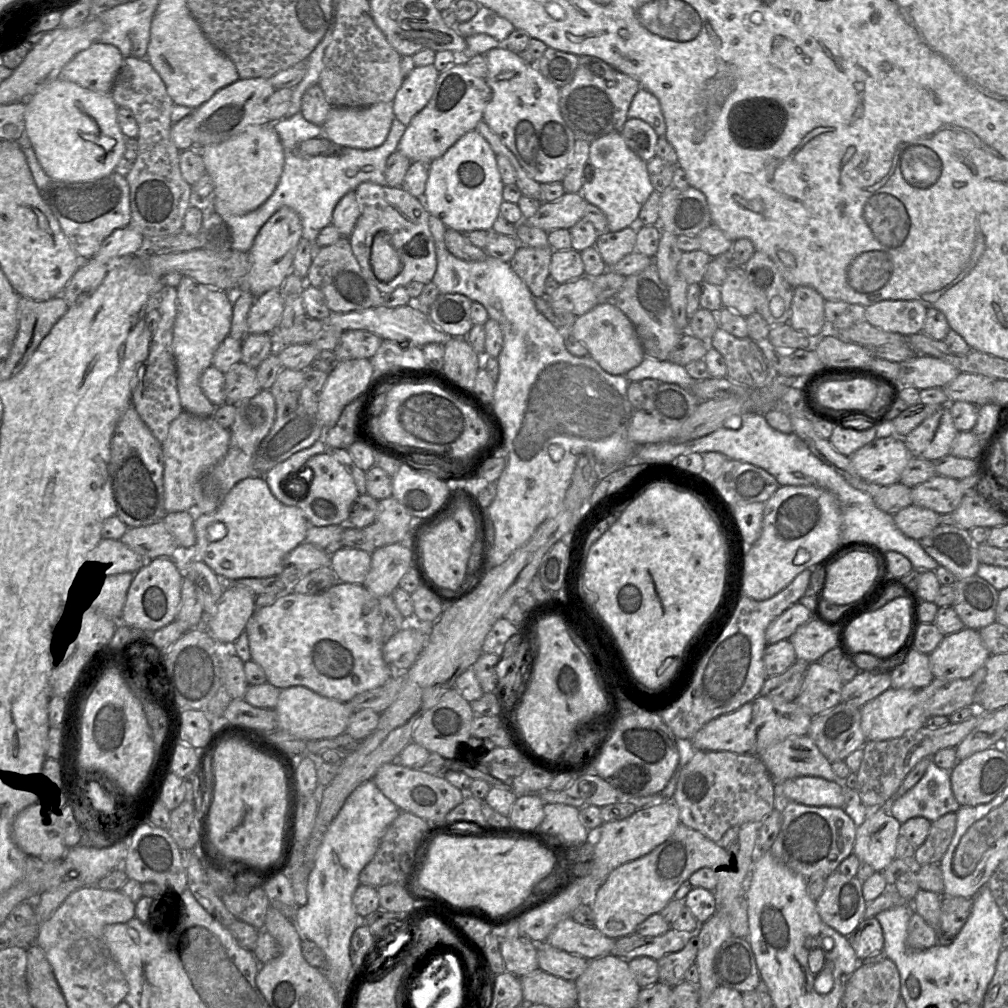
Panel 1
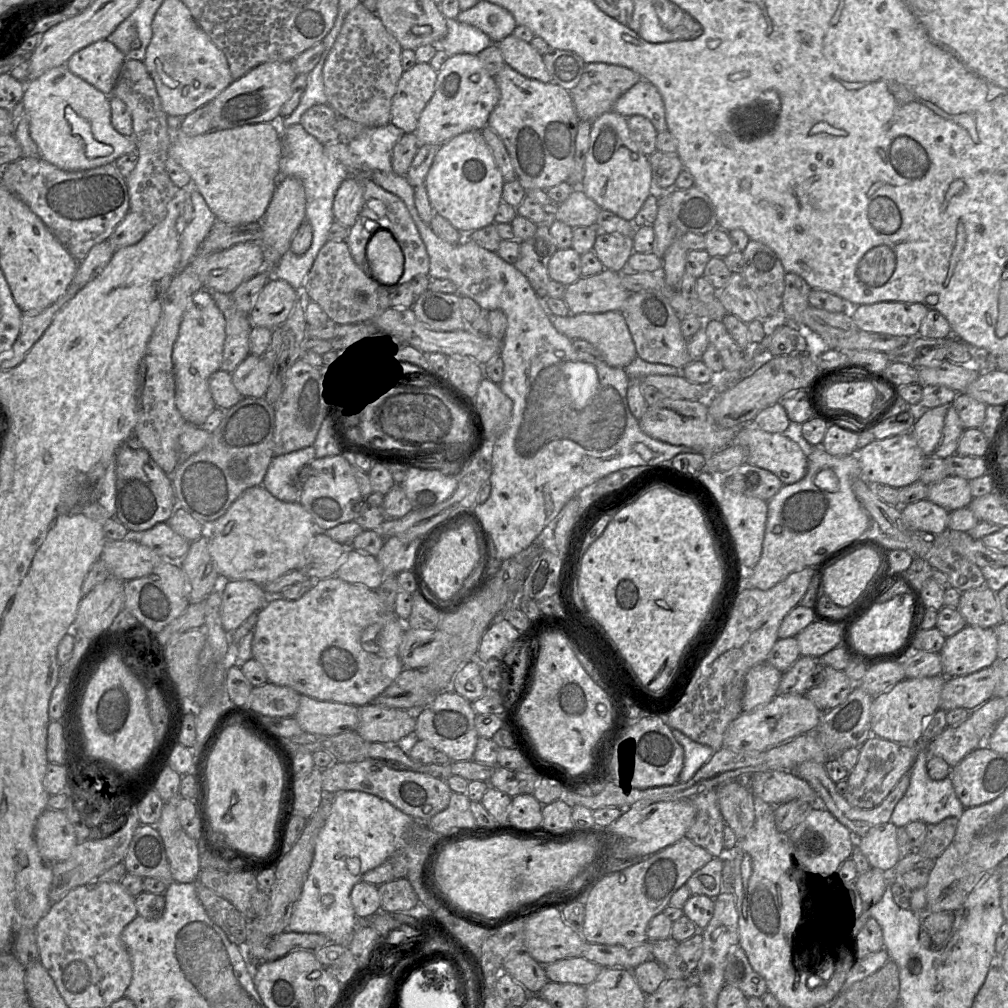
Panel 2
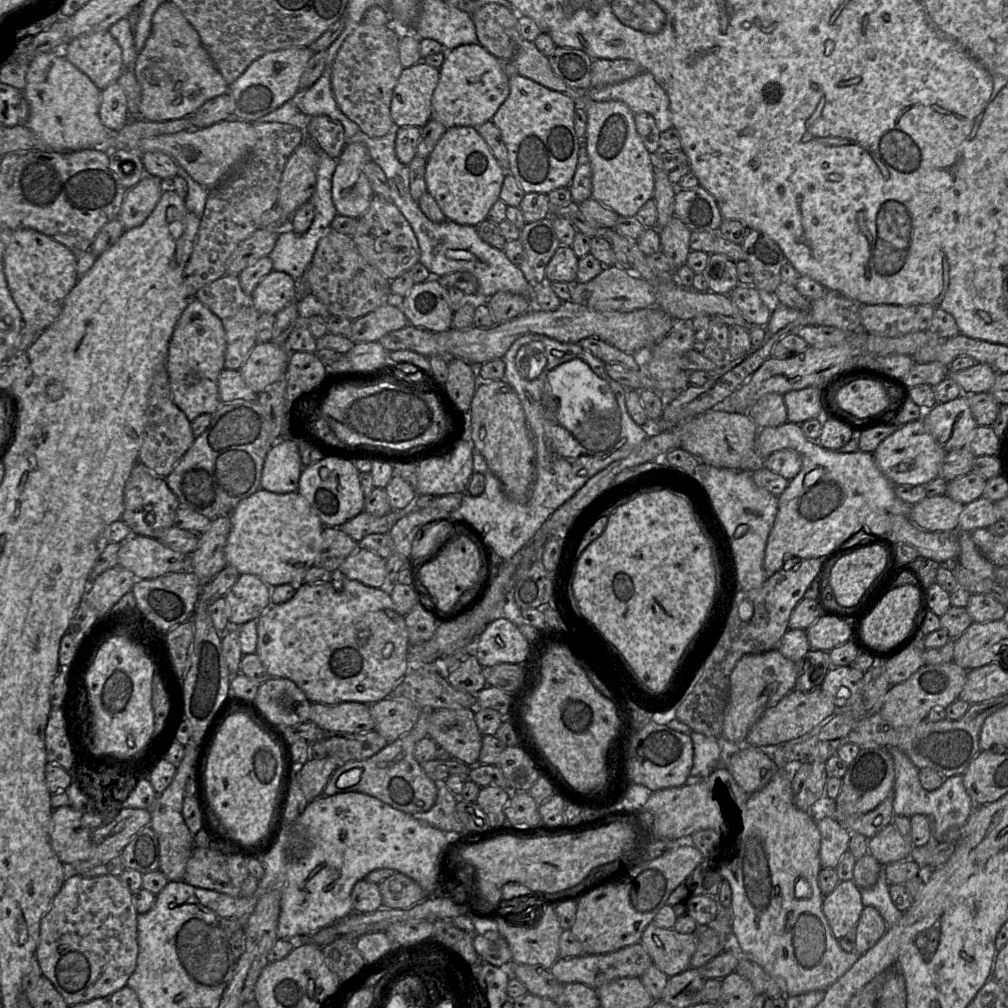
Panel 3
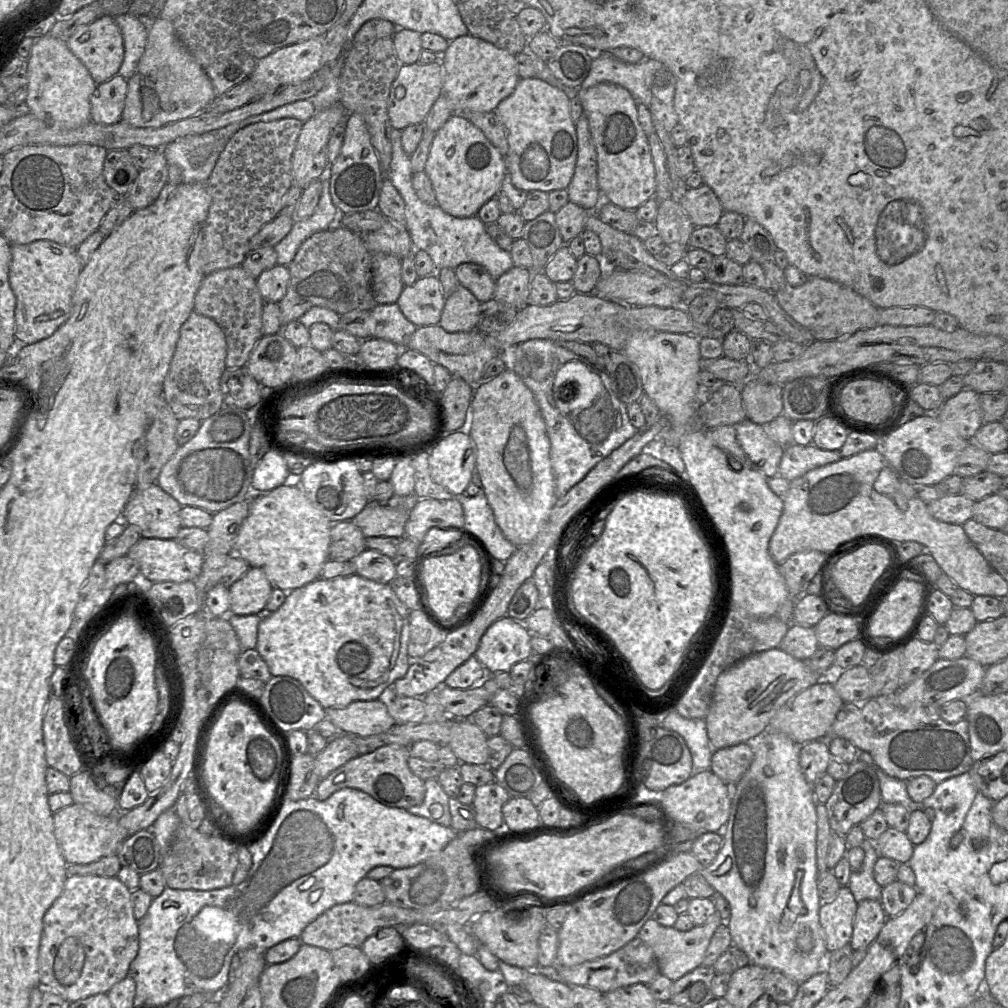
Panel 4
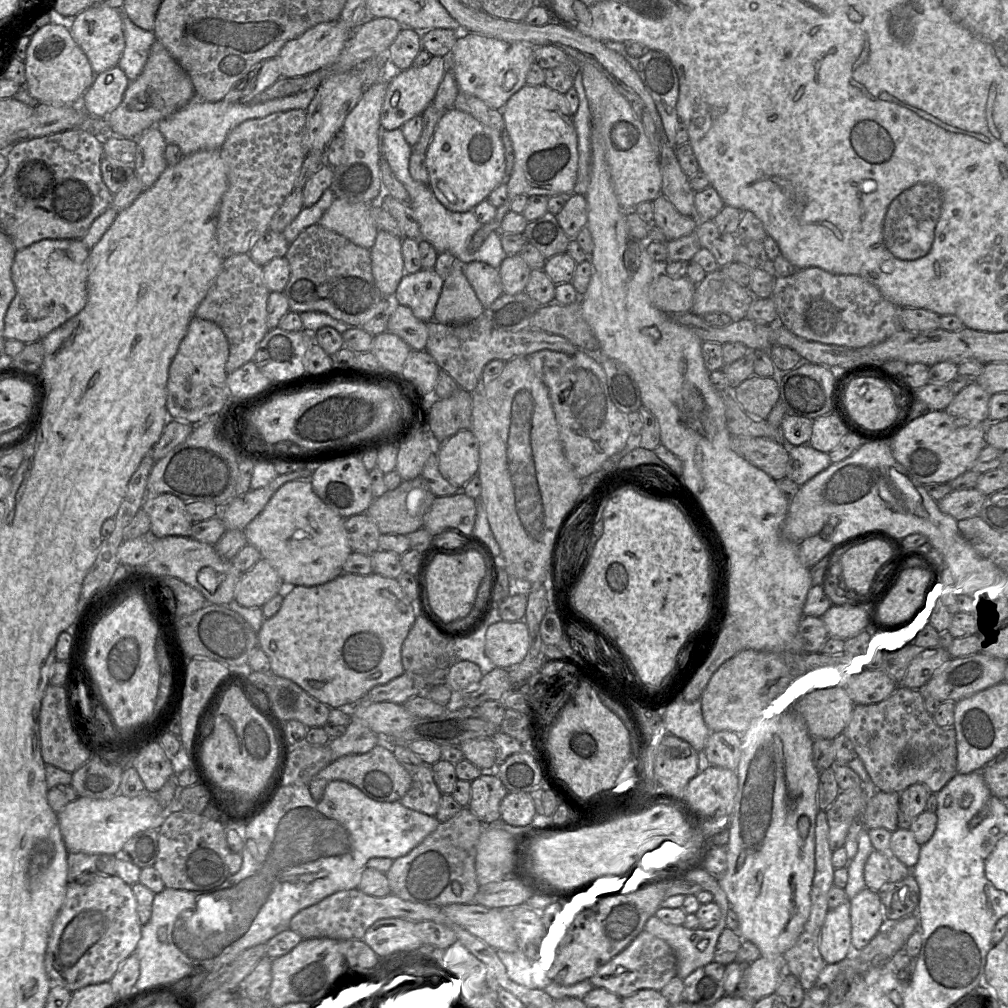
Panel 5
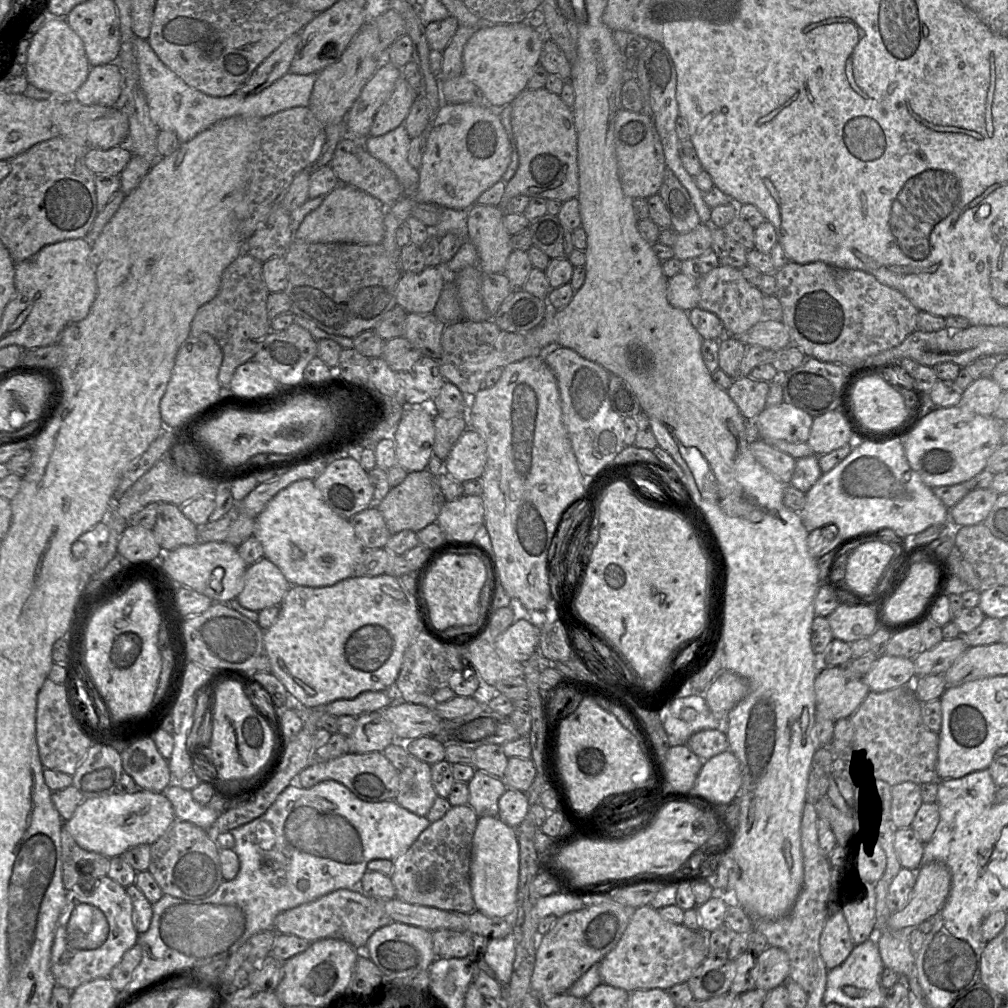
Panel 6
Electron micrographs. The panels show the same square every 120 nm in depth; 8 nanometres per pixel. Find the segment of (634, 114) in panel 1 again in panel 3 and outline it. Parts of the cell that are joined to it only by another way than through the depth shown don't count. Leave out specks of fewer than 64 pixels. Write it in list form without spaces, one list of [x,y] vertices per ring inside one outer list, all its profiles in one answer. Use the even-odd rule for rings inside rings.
[[[647,71],[620,83],[589,88],[587,95],[594,101],[621,101],[633,114],[650,114],[660,132],[673,127],[668,95]]]

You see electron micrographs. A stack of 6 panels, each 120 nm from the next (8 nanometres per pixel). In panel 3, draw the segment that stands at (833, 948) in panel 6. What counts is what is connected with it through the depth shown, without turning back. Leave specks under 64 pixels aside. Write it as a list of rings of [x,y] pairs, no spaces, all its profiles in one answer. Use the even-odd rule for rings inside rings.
[[[853,880],[840,881],[830,894],[824,896],[822,910],[838,940],[860,919],[864,908],[860,890]]]

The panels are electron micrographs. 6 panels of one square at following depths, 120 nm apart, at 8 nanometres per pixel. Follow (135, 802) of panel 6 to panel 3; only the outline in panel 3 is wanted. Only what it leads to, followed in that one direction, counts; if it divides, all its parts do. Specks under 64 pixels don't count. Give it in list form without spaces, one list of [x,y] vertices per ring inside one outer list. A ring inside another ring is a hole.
[[[70,806],[52,810],[49,840],[63,864],[86,860],[91,854],[92,830],[82,824],[82,813]]]

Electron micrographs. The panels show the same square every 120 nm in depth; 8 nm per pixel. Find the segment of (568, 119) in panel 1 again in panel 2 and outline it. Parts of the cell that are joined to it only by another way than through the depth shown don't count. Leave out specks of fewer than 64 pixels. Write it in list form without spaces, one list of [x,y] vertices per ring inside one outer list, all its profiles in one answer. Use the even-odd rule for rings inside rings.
[[[587,63],[580,81],[570,90],[579,120],[592,123],[602,114],[612,111],[617,99],[640,79],[641,76],[638,73],[624,66],[608,63]]]

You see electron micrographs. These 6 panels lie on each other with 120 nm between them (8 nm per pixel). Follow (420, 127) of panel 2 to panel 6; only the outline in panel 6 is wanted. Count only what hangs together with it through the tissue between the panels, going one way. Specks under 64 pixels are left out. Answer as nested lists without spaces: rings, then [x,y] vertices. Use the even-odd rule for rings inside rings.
[[[525,22],[486,24],[467,41],[463,50],[463,75],[483,93],[487,104],[496,110],[510,104],[523,90],[539,64],[546,37]]]

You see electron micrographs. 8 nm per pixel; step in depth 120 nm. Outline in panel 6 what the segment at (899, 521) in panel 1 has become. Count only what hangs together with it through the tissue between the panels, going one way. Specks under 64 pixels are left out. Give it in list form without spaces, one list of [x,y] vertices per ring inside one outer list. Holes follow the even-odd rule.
[[[991,488],[969,491],[969,493],[950,509],[951,526],[974,525],[984,522],[993,508],[999,494]]]

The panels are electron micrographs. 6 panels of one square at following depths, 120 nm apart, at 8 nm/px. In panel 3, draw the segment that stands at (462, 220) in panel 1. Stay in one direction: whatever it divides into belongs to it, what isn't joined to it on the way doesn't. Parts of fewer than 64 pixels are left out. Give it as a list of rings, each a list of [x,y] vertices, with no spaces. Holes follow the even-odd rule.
[[[470,126],[446,129],[427,159],[425,182],[446,217],[459,225],[477,226],[499,199],[506,172],[492,154],[485,140]]]

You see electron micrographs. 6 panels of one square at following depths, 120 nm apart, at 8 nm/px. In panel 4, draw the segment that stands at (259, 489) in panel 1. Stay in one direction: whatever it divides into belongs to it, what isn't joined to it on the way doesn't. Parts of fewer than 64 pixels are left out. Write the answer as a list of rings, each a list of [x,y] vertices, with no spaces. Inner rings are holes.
[[[284,483],[268,492],[251,494],[248,516],[244,519],[234,544],[234,554],[246,560],[251,567],[264,570],[273,588],[289,592],[320,577],[324,563],[329,559],[332,522],[317,509],[297,483]]]

